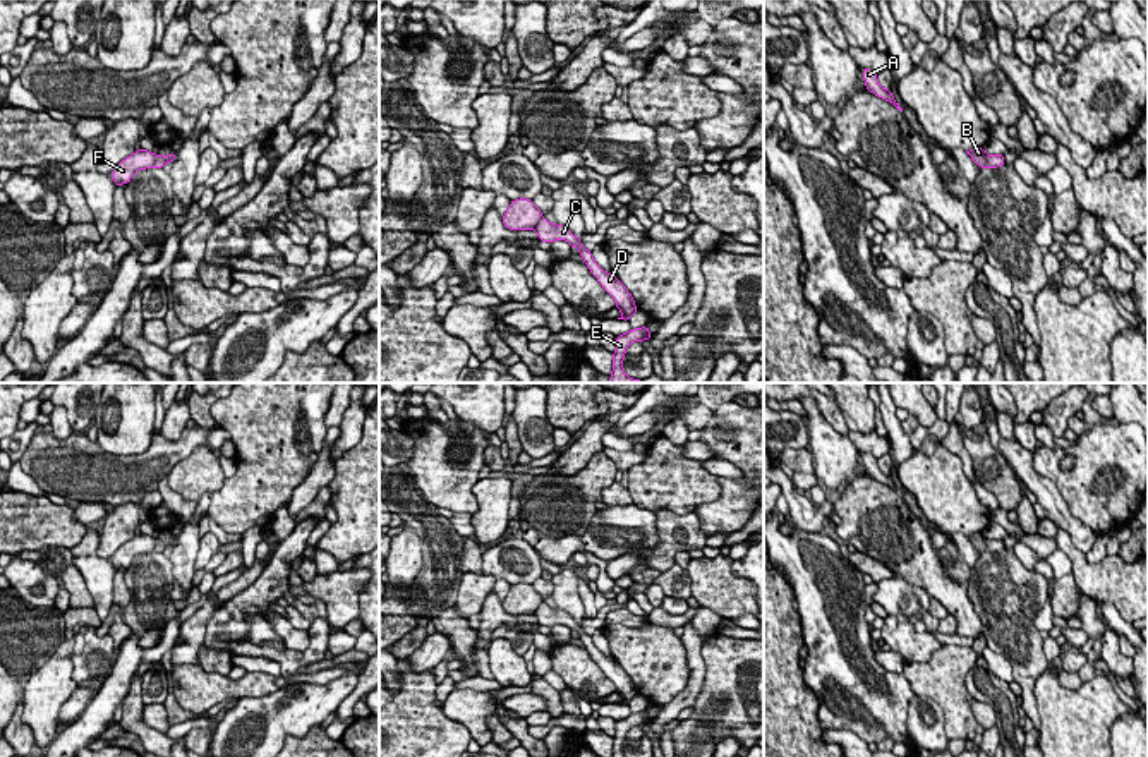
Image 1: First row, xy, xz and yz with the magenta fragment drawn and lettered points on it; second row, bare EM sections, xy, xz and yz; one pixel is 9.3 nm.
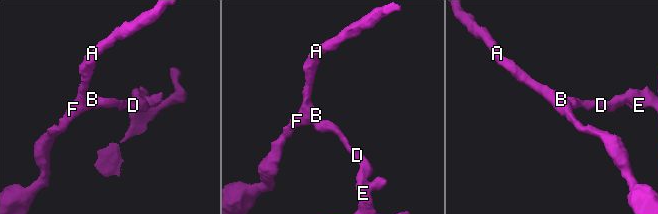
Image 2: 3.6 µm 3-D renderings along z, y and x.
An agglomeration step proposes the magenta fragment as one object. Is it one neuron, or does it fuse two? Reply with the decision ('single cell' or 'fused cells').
fused cells

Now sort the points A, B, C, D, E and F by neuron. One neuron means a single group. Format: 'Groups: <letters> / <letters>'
Groups: A B F / C D E

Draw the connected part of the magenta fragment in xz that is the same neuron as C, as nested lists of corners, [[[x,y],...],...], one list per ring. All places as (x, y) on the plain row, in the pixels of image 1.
[[[542,603],[535,613],[539,625],[553,628],[554,625],[566,625],[571,632],[580,635],[583,647],[590,657],[599,664],[604,675],[616,685],[616,692],[623,697],[621,706],[628,706],[637,697],[635,685],[626,671],[614,661],[606,657],[592,642],[592,637],[583,632],[578,621],[575,621],[566,611],[553,609]]]

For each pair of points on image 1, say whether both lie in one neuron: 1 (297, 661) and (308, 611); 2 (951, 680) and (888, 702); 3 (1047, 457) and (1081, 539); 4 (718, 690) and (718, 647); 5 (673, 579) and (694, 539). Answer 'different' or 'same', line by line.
1: different
2: different
3: different
4: same
5: different

